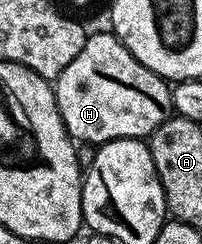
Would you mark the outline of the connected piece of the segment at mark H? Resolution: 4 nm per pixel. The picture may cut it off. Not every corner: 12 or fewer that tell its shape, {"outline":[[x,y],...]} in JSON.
{"outline":[[89,34],[54,80],[81,144],[144,139],[169,84],[115,34]]}

